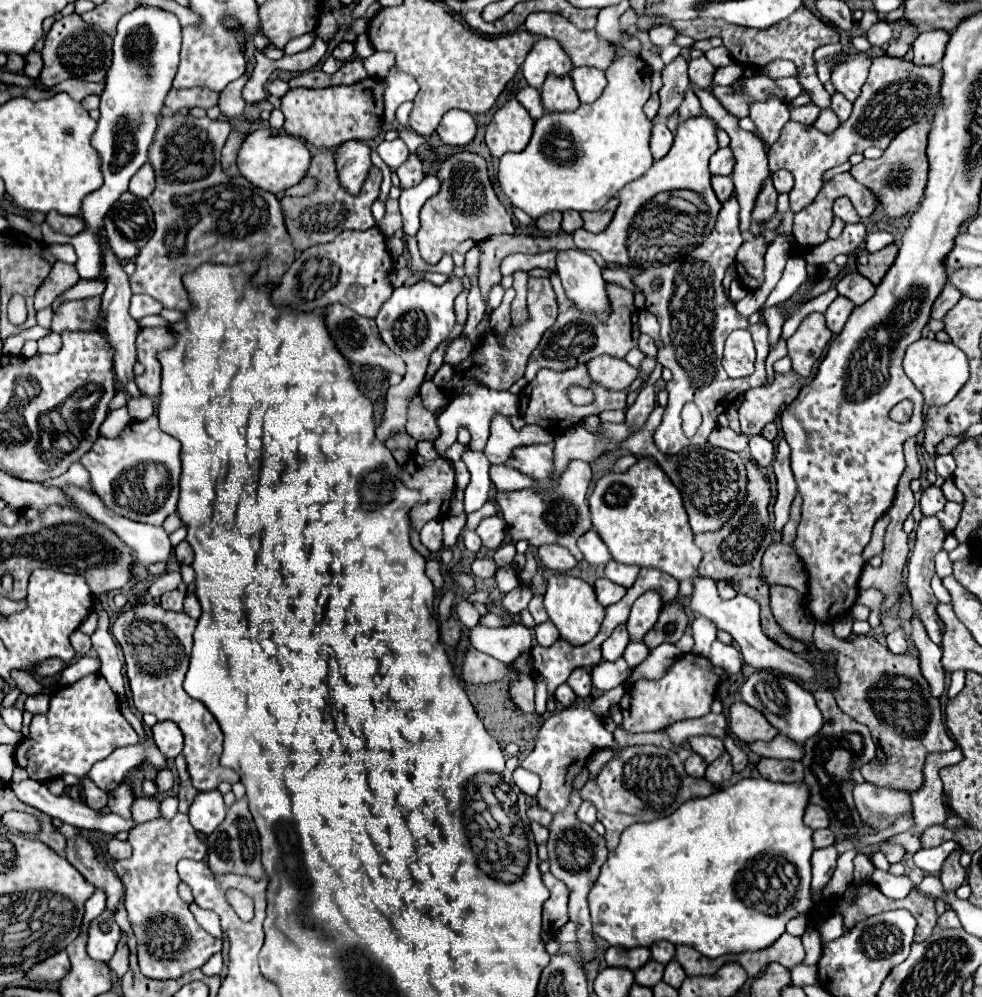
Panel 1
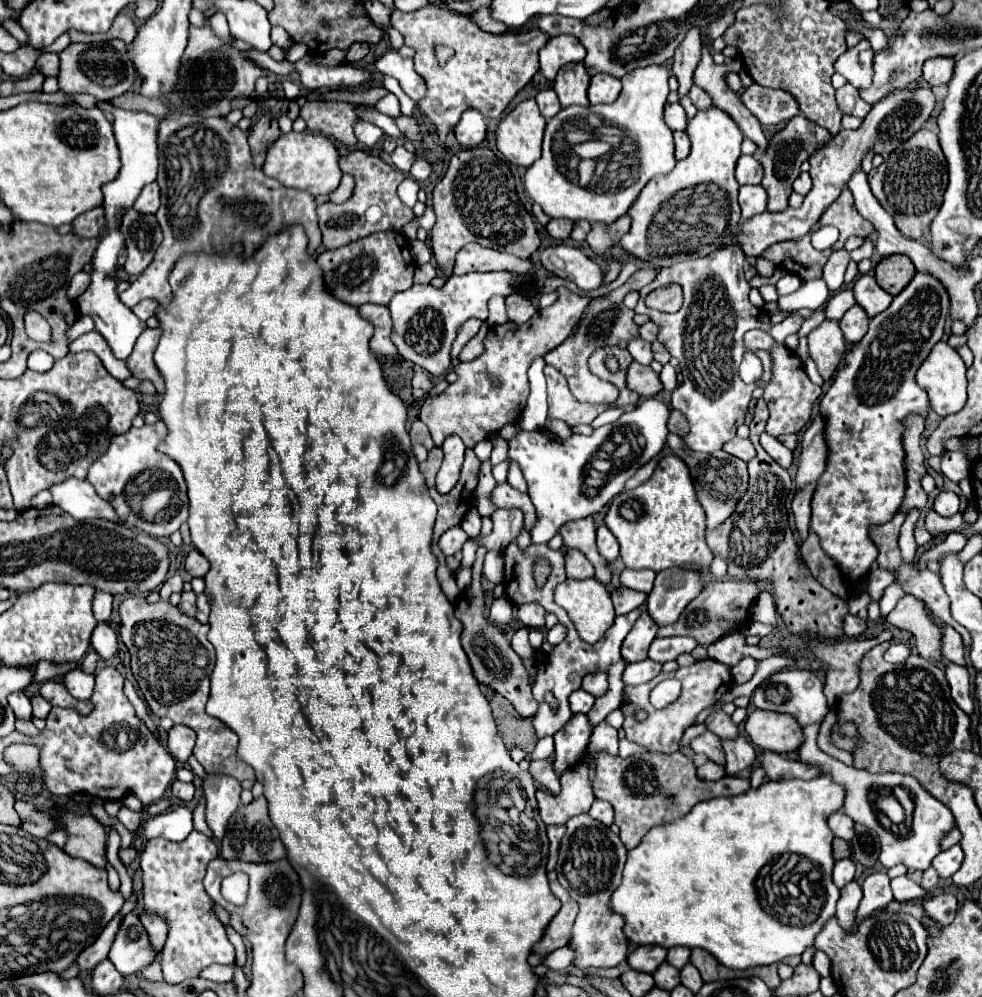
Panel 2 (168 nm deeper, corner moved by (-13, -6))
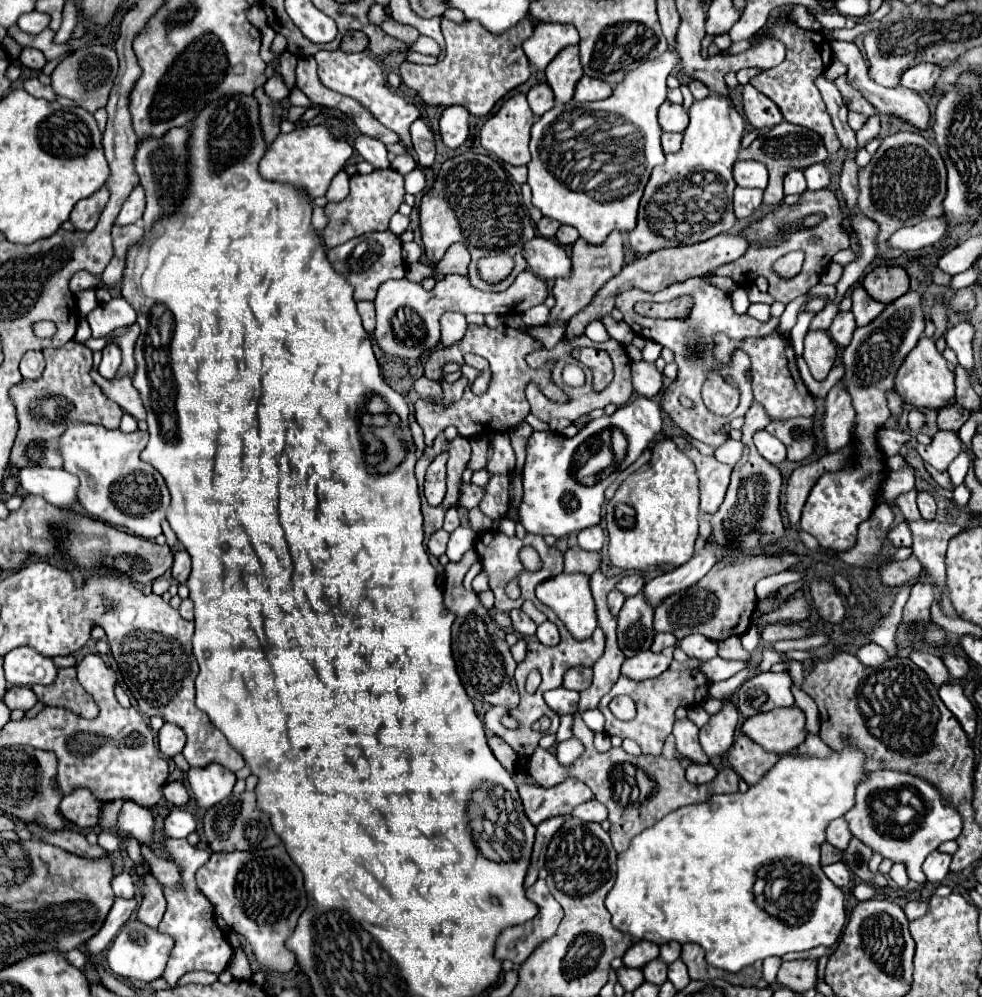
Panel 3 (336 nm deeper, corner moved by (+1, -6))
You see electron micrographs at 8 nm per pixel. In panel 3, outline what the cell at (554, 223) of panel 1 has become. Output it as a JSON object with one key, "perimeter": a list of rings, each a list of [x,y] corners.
{"perimeter":[[[545,216],[537,222],[537,230],[539,230],[539,234],[545,236],[545,238],[555,238],[559,226],[561,226],[561,224],[559,224],[557,220],[551,220],[551,218],[545,218]]]}

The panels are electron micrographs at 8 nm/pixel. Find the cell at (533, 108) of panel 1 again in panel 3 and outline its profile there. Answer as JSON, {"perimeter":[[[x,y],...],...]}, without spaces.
{"perimeter":[[[537,84],[529,90],[527,94],[527,100],[529,100],[529,106],[533,110],[535,116],[543,116],[547,110],[553,108],[555,104],[555,98],[553,98],[553,90],[547,86],[547,84]]]}

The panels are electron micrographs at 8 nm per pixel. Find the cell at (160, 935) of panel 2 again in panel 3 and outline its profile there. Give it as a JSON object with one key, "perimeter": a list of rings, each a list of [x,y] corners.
{"perimeter":[[[145,874],[143,876],[143,902],[137,910],[137,918],[139,922],[151,926],[151,928],[157,928],[163,914],[165,914],[165,896],[163,896],[163,886],[157,882],[157,878],[153,874]]]}

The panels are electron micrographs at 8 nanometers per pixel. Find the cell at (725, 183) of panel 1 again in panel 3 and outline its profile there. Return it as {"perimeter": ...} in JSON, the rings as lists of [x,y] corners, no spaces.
{"perimeter":[[[735,188],[735,198],[733,198],[733,208],[737,218],[747,218],[751,216],[763,202],[763,192],[761,190],[749,190],[749,188]]]}

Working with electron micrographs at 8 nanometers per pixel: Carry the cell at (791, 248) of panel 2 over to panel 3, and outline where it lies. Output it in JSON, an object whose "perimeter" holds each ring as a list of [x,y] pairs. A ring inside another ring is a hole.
{"perimeter":[[[807,190],[807,192],[803,192],[803,198],[797,204],[791,204],[791,206],[789,204],[779,204],[779,206],[775,206],[773,212],[765,214],[757,222],[743,228],[739,234],[745,234],[745,238],[749,238],[749,250],[737,262],[719,266],[717,270],[711,270],[711,274],[727,276],[735,284],[739,284],[741,288],[745,288],[747,284],[753,284],[753,280],[757,276],[763,276],[769,282],[769,294],[777,302],[789,304],[797,296],[807,294],[807,290],[819,282],[823,270],[829,266],[831,258],[839,250],[849,248],[849,236],[841,230],[843,218],[845,216],[841,212],[839,200],[835,198],[835,194],[831,190],[819,190],[819,192],[809,192]],[[793,250],[803,250],[805,252],[805,262],[803,262],[801,272],[795,278],[783,280],[777,274],[773,274],[771,266],[777,258],[781,258],[781,256],[785,256],[787,252],[793,252]]]}

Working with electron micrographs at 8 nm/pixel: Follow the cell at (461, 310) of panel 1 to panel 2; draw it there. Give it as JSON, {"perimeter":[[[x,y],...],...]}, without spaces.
{"perimeter":[[[469,318],[469,320],[459,328],[459,334],[457,334],[457,338],[455,338],[455,342],[453,342],[453,348],[451,348],[451,360],[453,360],[453,364],[457,364],[457,356],[459,356],[461,348],[479,332],[481,324],[483,324],[483,320],[479,320],[479,318]]]}

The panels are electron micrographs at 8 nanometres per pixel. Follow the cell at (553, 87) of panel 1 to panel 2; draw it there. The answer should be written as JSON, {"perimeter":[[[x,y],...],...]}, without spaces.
{"perimeter":[[[567,64],[559,70],[553,90],[563,108],[567,106],[589,106],[587,88],[589,88],[589,74],[583,64]]]}

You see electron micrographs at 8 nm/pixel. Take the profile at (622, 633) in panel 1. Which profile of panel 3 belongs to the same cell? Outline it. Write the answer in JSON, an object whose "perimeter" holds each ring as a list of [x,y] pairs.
{"perimeter":[[[635,594],[625,600],[617,616],[617,640],[625,656],[633,656],[641,650],[649,650],[655,638],[653,608],[645,594]]]}

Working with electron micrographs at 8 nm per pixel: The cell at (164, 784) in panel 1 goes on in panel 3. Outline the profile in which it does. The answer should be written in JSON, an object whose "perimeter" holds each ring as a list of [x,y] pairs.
{"perimeter":[[[169,782],[165,788],[163,788],[163,794],[169,802],[173,802],[175,806],[185,806],[189,802],[189,792],[187,788],[181,784],[181,782]]]}

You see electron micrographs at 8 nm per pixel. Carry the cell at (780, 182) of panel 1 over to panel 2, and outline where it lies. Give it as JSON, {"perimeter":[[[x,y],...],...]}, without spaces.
{"perimeter":[[[801,172],[799,176],[797,176],[797,180],[793,182],[793,190],[797,192],[797,194],[807,194],[809,190],[811,190],[811,176],[807,174],[807,172]]]}

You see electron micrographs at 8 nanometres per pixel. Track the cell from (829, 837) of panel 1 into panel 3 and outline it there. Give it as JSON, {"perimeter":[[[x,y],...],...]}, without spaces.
{"perimeter":[[[823,842],[821,846],[821,864],[833,864],[833,862],[839,862],[843,858],[843,852],[837,850],[835,846],[831,846],[829,842]]]}

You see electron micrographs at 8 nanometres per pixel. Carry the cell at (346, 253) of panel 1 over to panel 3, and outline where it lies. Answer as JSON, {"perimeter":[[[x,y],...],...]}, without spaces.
{"perimeter":[[[389,230],[363,234],[359,238],[353,238],[341,246],[329,250],[327,258],[341,276],[345,276],[347,280],[353,282],[355,300],[375,300],[377,288],[383,282],[387,282],[391,278],[403,278],[405,276],[405,262],[401,258],[401,240]]]}

